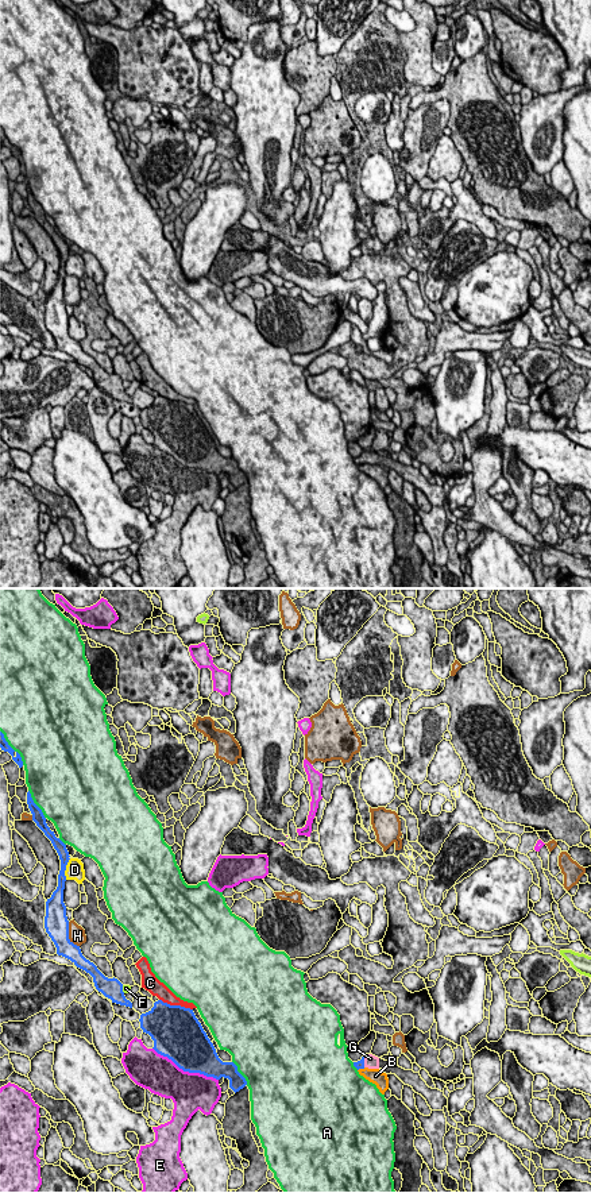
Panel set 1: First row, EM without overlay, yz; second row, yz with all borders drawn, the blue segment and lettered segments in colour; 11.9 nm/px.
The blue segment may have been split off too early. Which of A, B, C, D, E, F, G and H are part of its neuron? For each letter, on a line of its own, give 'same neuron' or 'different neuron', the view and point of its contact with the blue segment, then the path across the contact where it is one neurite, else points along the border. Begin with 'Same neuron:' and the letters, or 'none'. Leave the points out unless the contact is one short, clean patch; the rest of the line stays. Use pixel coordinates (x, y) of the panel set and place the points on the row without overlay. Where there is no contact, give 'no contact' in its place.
Same neuron: G
A: different neuron | yz (35, 200)
B: different neuron | yz (360, 463)
C: different neuron | yz (176, 401)
D: different neuron | yz (65, 265)
E: different neuron | yz (185, 466)
F: different neuron | yz (122, 385)
G: same neuron | yz (363, 456) | across yz (360, 459), (363, 456), (370, 456)
H: different neuron | yz (68, 331)

